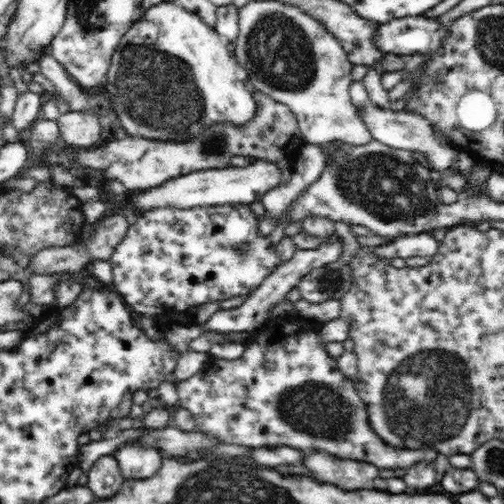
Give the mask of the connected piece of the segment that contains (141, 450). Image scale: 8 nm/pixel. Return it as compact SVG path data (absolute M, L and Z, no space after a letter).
M145 442L122 444L113 454L125 480L144 480L161 470L165 458L156 446L145 446Z

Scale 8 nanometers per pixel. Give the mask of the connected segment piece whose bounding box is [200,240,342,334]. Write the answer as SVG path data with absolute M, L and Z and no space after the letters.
M336 240L332 244L320 244L314 250L294 248L293 255L278 266L274 272L271 272L270 276L267 276L264 282L254 292L250 293L240 306L231 309L218 309L211 314L211 317L206 322L200 323L200 325L218 333L246 332L249 334L253 333L254 330L258 330L258 326L269 326L273 322L269 317L271 307L282 302L286 293L297 286L300 278L306 276L315 268L323 267L325 264L338 260L341 252L341 240Z

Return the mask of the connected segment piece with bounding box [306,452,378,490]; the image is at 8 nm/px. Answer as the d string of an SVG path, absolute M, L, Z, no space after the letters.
M308 454L310 466L306 466L312 472L318 472L318 476L326 482L334 482L336 486L346 486L346 490L360 490L366 488L368 482L372 482L378 476L378 468L368 462L354 462L354 460L342 460L334 458L330 454Z

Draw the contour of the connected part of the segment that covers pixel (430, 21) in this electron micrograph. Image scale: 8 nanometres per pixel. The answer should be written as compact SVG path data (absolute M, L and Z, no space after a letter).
M405 16L379 24L374 43L388 54L430 54L442 46L442 38L448 34L449 24L438 17Z

